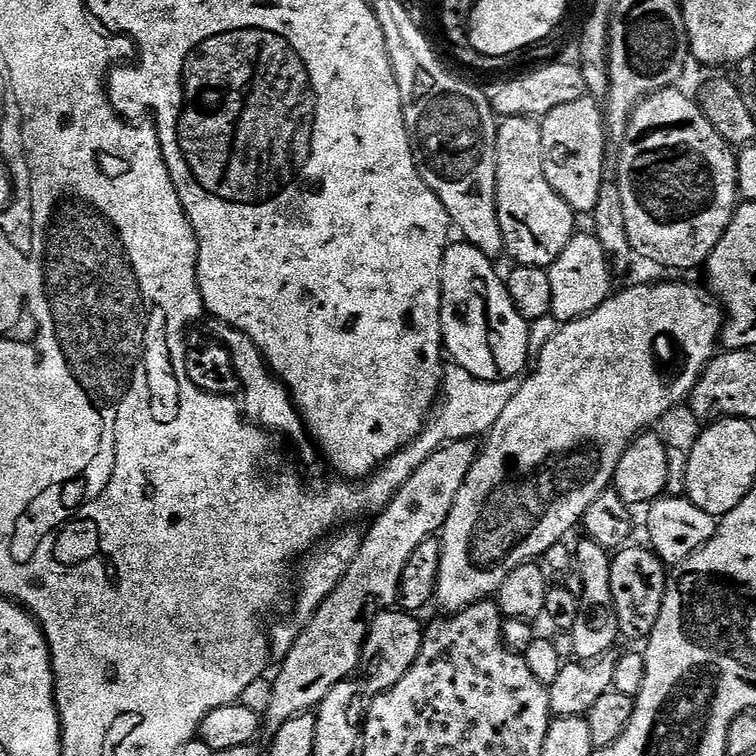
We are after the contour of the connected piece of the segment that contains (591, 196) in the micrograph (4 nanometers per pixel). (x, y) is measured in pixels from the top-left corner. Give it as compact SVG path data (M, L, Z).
M586 95L578 102L557 106L540 120L542 158L546 166L546 182L577 214L592 214L598 205L598 194L604 178L604 162L610 141L605 131L605 109Z

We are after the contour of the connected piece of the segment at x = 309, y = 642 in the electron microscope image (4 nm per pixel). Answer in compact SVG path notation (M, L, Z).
M475 439L455 440L445 444L434 454L430 454L430 458L426 458L426 462L418 466L418 470L414 470L410 482L406 482L406 486L398 490L388 509L371 521L372 529L368 533L363 533L358 554L354 562L350 562L342 582L338 582L338 586L326 598L326 602L322 602L322 606L318 606L316 613L308 619L308 623L301 627L294 642L294 650L290 650L290 654L279 665L280 673L274 676L272 686L273 700L269 709L262 715L262 732L265 737L270 738L278 734L280 727L290 722L290 718L316 710L334 686L349 679L356 672L355 668L361 667L364 643L370 634L372 624L381 612L391 609L400 599L400 583L406 570L406 562L410 562L410 554L414 554L414 550L418 550L422 542L433 539L443 529L446 518L454 506L454 500L458 498L458 490L462 490L466 474L470 474L477 455L478 444Z

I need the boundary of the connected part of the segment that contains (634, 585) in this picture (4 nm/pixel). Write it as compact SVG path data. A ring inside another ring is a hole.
M625 546L612 556L610 566L610 594L618 614L620 635L626 641L647 641L649 634L662 614L662 602L668 589L669 569L653 552L651 547L632 548Z

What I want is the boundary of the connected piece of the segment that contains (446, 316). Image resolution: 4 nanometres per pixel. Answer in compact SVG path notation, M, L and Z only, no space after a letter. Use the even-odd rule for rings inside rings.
M449 243L440 271L440 313L447 355L479 380L495 382L517 379L530 364L529 321L518 314L508 293L505 277L496 273L494 260L487 257L477 245L459 243Z

